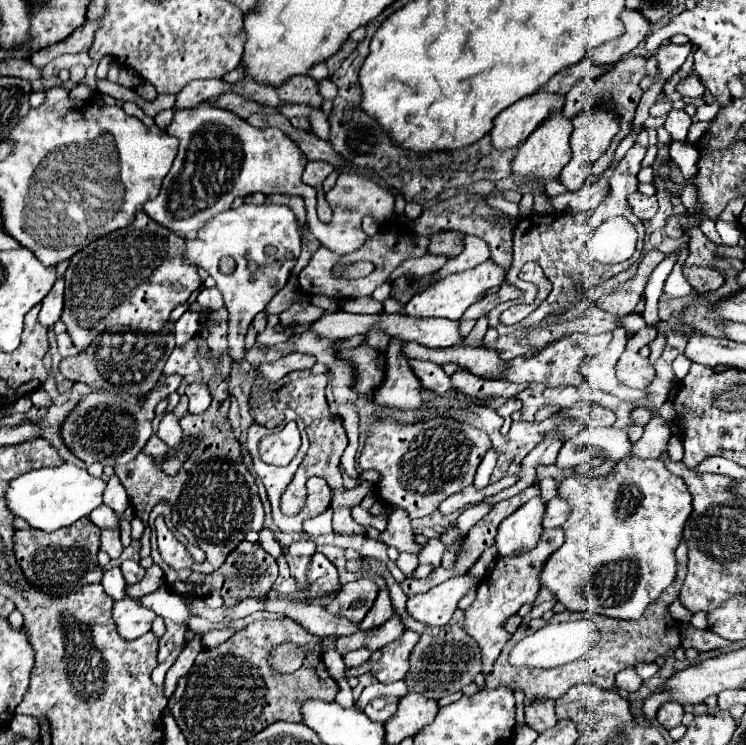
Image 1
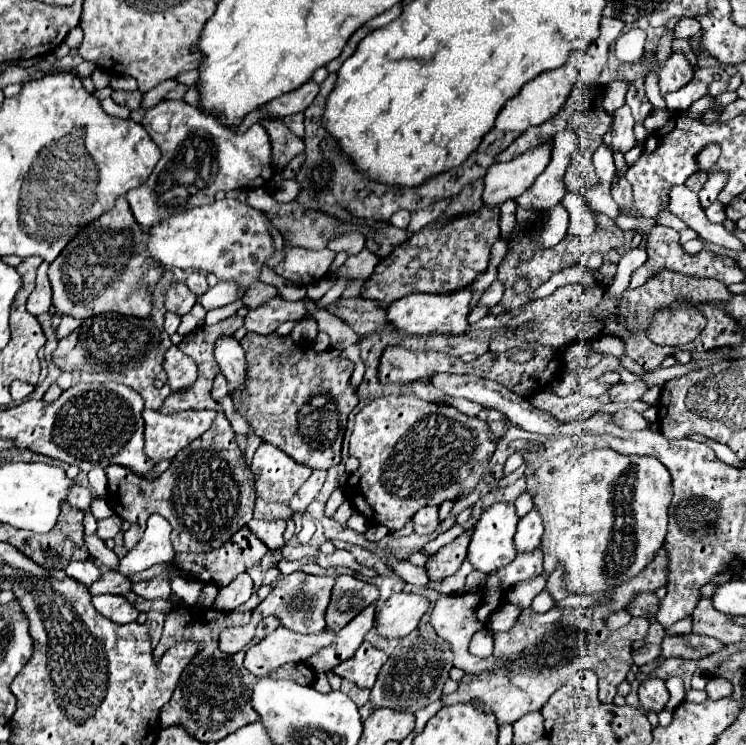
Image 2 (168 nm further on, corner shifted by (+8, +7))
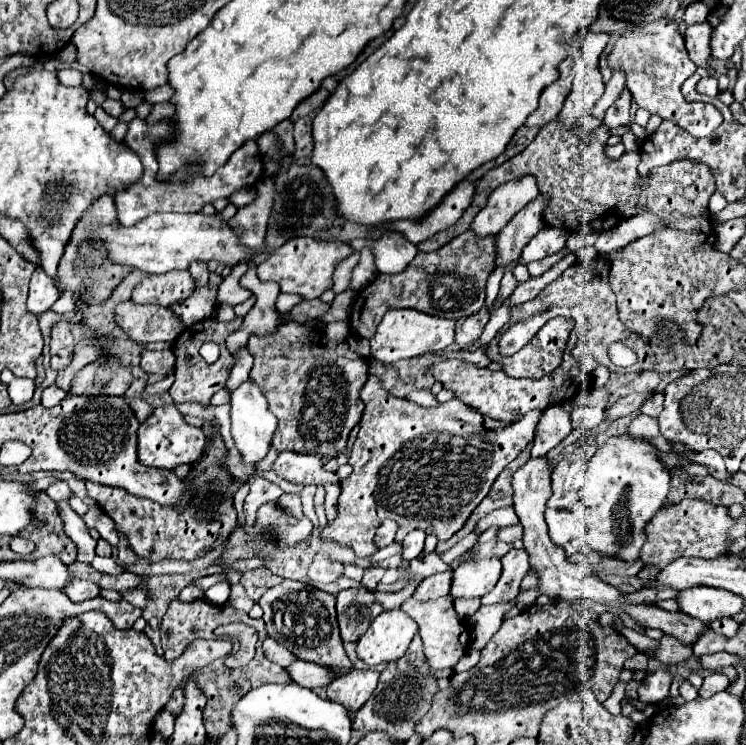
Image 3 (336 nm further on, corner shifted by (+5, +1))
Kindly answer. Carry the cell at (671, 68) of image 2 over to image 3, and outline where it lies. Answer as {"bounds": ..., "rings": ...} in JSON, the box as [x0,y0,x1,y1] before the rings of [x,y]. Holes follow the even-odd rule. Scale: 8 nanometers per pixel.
{"bounds":[607,18,723,138],"rings":[[[659,18],[641,28],[625,32],[615,42],[611,54],[607,56],[607,64],[613,70],[625,72],[627,88],[639,108],[647,110],[649,114],[657,114],[663,120],[675,122],[679,128],[683,128],[691,136],[695,138],[709,136],[723,122],[723,116],[713,105],[703,102],[687,102],[681,94],[683,80],[693,76],[697,66],[691,62],[685,50],[683,36],[675,20]]]}

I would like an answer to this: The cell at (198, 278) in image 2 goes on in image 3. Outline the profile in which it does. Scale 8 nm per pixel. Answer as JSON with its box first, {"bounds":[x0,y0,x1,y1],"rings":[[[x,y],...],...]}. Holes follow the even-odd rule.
{"bounds":[189,262,209,286],"rings":[[[191,262],[189,272],[191,272],[191,276],[193,276],[193,280],[195,280],[197,286],[205,286],[205,284],[209,282],[209,270],[207,270],[207,264],[203,264],[203,262]]]}

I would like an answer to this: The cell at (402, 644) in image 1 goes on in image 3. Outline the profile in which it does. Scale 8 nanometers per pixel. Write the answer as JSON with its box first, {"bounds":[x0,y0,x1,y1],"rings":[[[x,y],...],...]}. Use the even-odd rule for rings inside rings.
{"bounds":[327,670,379,714],"rings":[[[353,670],[349,676],[341,676],[327,684],[327,698],[343,704],[349,714],[357,712],[373,694],[379,680],[375,670]]]}

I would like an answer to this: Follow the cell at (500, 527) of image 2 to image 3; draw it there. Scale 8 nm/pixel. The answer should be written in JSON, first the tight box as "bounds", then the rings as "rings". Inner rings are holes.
{"bounds":[449,558,501,600],"rings":[[[479,558],[473,562],[465,562],[453,570],[453,582],[451,582],[449,596],[453,600],[481,598],[483,594],[491,592],[499,576],[501,576],[499,558],[489,558],[489,560]]]}

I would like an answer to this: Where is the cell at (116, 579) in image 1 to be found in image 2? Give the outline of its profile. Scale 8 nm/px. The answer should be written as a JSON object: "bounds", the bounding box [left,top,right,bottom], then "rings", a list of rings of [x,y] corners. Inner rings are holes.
{"bounds":[64,560,102,586],"rings":[[[86,560],[86,562],[70,562],[64,568],[64,574],[76,578],[78,582],[82,582],[86,586],[90,586],[92,582],[96,582],[96,578],[100,578],[102,570],[92,560]]]}

